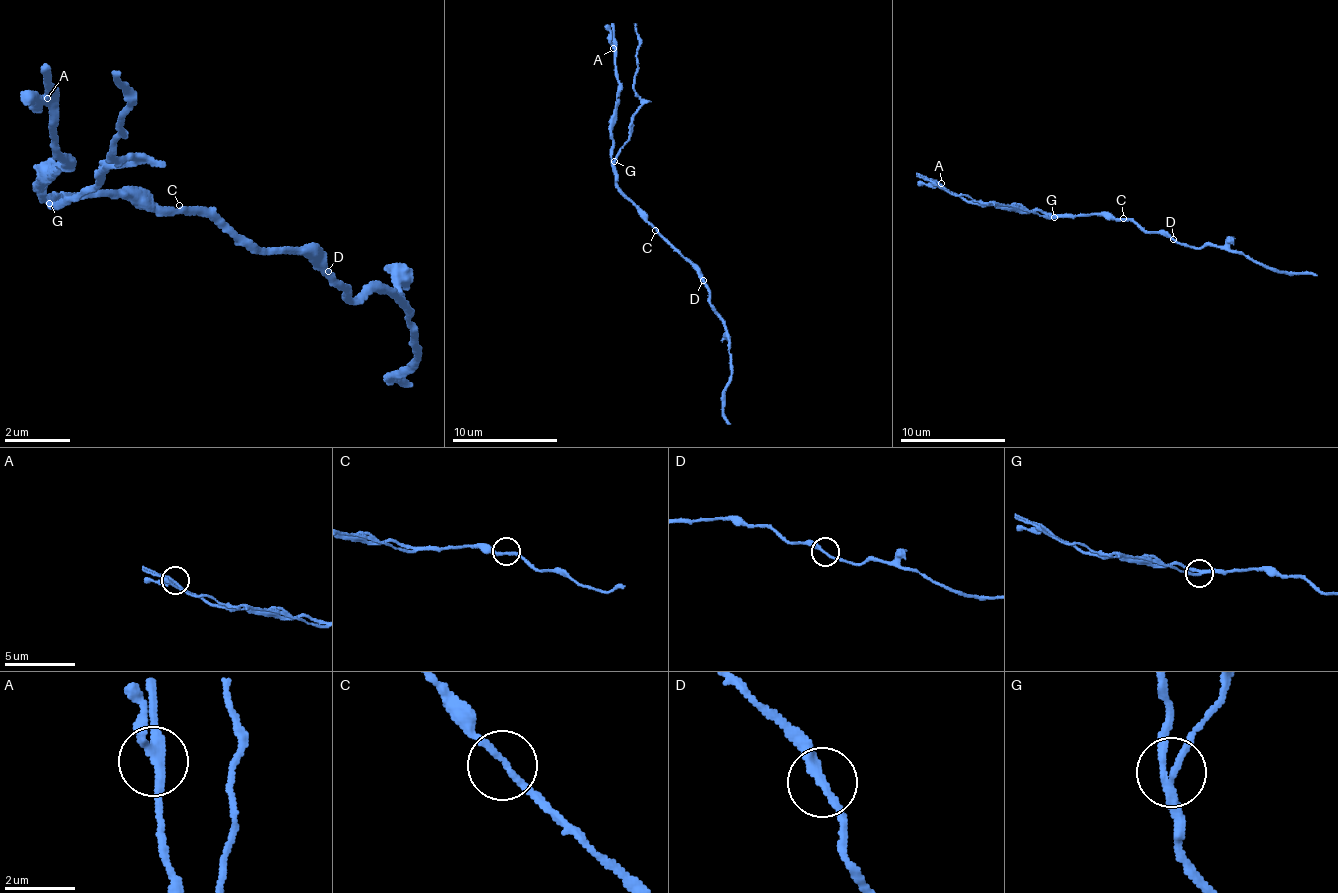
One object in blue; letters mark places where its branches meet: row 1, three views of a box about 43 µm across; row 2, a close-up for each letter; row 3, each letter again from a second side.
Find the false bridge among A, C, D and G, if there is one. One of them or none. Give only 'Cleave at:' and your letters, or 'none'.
Cleave at: G

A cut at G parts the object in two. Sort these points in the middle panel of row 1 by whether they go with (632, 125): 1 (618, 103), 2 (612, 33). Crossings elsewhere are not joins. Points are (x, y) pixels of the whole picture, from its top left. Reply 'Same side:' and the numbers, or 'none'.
Same side: none

